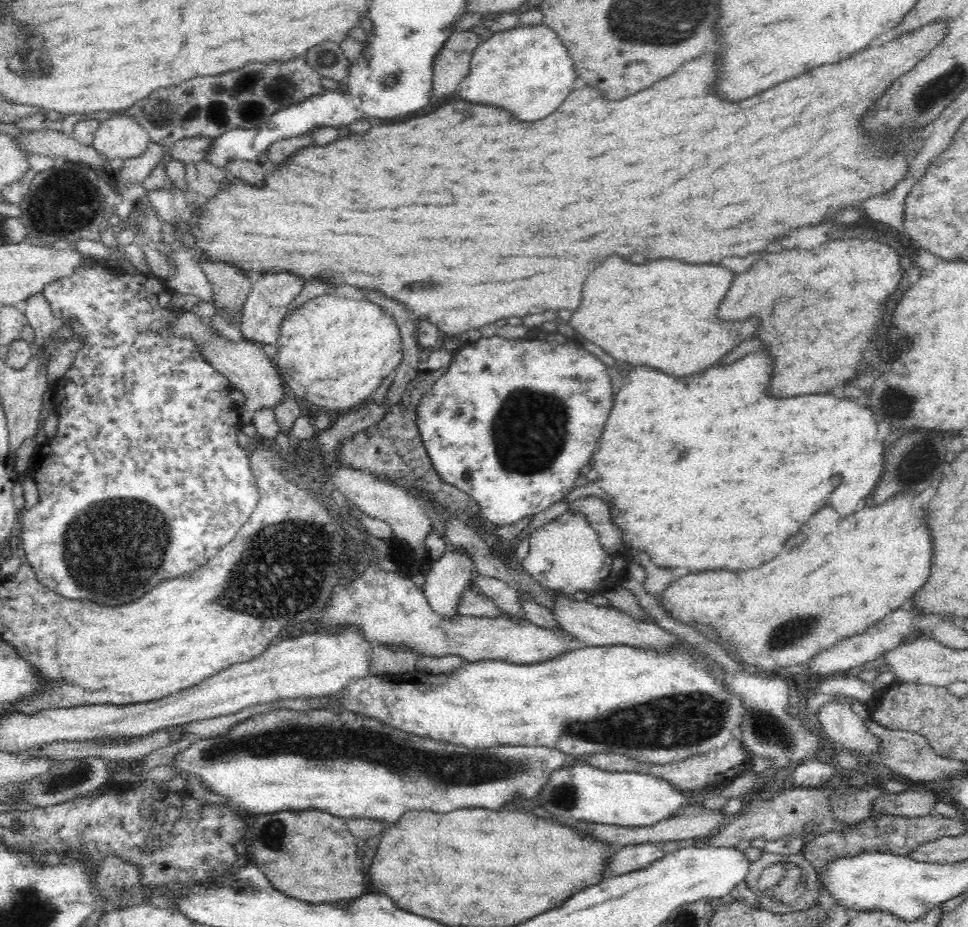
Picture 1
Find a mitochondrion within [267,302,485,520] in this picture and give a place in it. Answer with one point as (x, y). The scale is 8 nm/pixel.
(383, 445)

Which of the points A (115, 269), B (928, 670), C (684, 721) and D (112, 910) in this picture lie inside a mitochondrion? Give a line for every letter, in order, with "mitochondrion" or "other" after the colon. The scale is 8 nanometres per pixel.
A: other
B: other
C: mitochondrion
D: other

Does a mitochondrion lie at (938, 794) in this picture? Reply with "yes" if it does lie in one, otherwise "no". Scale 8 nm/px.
no

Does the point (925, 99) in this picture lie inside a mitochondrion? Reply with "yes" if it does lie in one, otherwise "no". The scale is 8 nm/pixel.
yes

